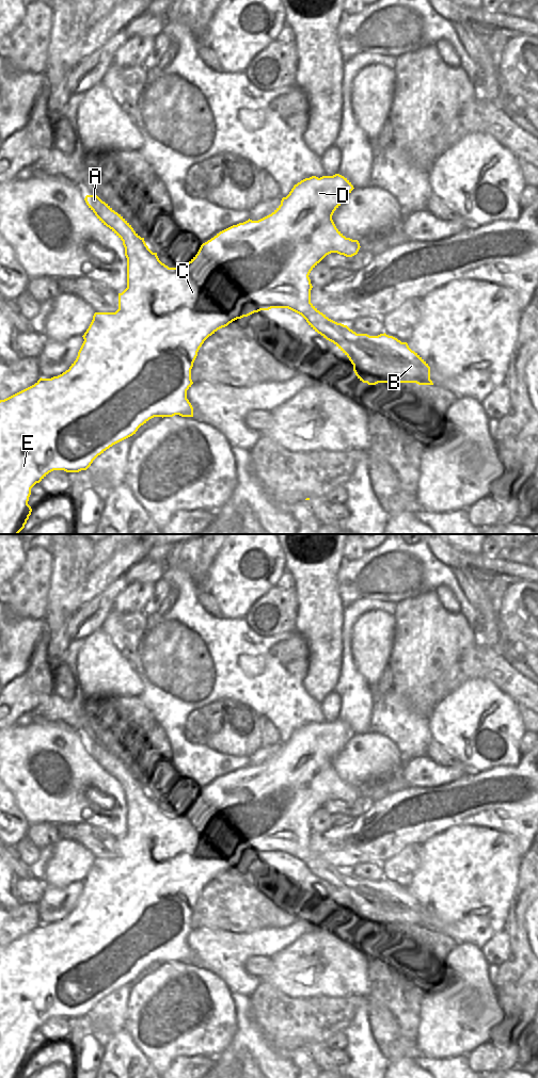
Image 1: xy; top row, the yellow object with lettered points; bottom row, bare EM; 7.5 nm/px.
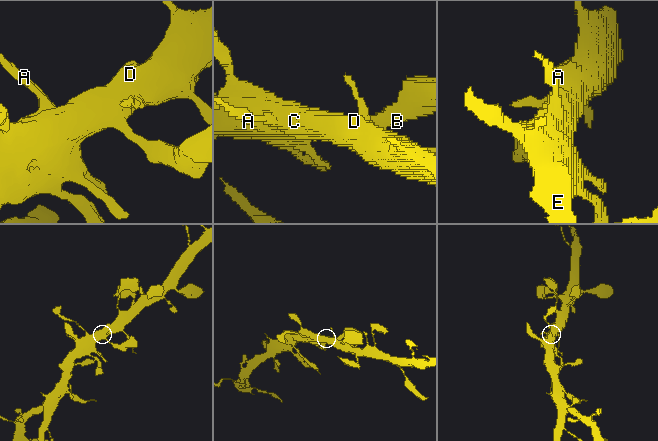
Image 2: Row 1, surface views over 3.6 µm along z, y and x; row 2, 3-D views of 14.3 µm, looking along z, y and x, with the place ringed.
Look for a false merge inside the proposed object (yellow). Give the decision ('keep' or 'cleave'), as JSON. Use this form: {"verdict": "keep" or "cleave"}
{"verdict": "keep"}

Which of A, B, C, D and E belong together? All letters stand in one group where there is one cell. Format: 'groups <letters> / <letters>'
groups A B C D E

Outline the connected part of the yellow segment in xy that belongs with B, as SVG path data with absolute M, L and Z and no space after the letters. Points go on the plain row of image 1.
M339 720L322 722L320 724L316 722L305 724L294 731L289 740L282 744L281 751L271 760L258 767L249 765L243 769L233 771L220 777L213 784L203 789L197 800L188 809L179 814L169 814L162 809L159 806L157 799L153 799L148 794L144 784L141 784L121 760L115 758L97 741L86 741L84 746L89 754L104 771L109 773L123 787L125 802L127 804L127 834L122 839L118 839L118 855L115 858L94 859L89 874L82 882L84 887L78 898L78 902L68 916L51 924L41 923L34 931L4 946L0 946L0 1078L20 1078L25 1074L32 1058L31 1052L28 1050L31 1034L36 1029L39 1029L49 1018L53 1016L64 1016L66 1018L86 1016L98 1001L113 991L136 980L141 971L154 963L163 964L173 963L175 961L193 963L193 953L187 945L187 936L193 930L191 926L191 915L200 894L204 887L218 875L227 872L237 865L248 863L254 858L269 856L271 854L288 854L301 860L315 878L320 880L327 886L333 888L349 904L353 911L355 921L363 929L367 929L368 931L376 931L378 929L416 929L418 931L433 931L430 926L430 913L417 899L409 894L407 888L401 888L397 884L389 882L385 879L378 882L357 880L347 871L329 865L311 849L311 836L313 834L308 823L311 817L331 799L352 803L358 800L361 793L358 786L346 784L336 774L332 766L334 757L343 750L353 735L351 728Z

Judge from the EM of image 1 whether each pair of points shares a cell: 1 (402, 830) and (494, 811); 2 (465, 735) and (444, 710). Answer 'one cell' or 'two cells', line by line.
1: one cell
2: one cell

